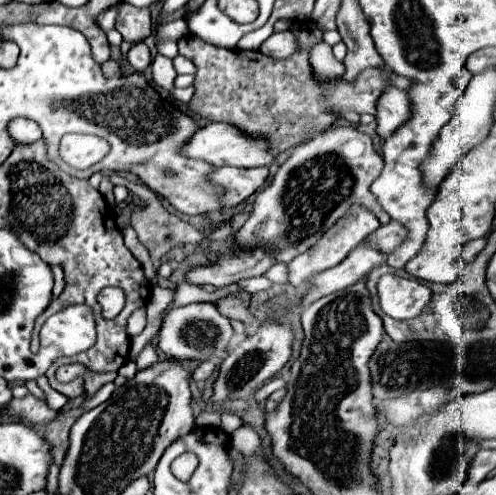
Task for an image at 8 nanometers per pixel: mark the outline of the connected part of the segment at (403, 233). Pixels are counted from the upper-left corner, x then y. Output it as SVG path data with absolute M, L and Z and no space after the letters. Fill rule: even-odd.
M389 221L387 225L379 227L369 239L375 247L379 247L379 251L391 253L391 251L395 251L395 247L399 247L403 243L405 237L407 237L407 229L401 223Z

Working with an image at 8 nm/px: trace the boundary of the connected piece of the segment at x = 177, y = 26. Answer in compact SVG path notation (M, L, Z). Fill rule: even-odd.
M183 19L163 25L157 33L159 41L177 41L177 39L183 39L185 35L187 35L187 23Z

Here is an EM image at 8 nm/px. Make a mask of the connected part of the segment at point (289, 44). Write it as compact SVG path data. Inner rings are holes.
M283 31L283 33L273 33L267 41L263 41L259 51L273 59L287 59L295 53L295 49L297 49L295 35L291 31Z

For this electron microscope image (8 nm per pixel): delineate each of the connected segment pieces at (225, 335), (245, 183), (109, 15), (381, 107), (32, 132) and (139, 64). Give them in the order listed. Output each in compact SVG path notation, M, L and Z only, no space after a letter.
M193 303L173 307L165 315L157 337L157 349L175 361L205 361L211 359L215 353L225 353L229 349L231 337L233 337L231 321L217 311L215 303Z
M219 167L213 171L211 181L225 187L227 195L223 197L225 207L237 207L257 189L261 189L267 181L269 169L255 167L255 169L241 169L241 167Z
M115 5L115 7L109 7L107 11L101 11L101 13L95 17L95 23L99 25L99 29L103 29L103 31L107 33L107 31L115 29L117 15L119 15L119 5Z
M389 87L377 103L377 133L379 137L391 137L411 117L409 95L397 87Z
M13 119L9 123L9 135L15 143L33 143L41 139L39 125L31 119Z
M137 43L129 49L127 53L127 61L135 67L135 71L145 71L147 65L151 65L151 51L147 47L147 43Z

